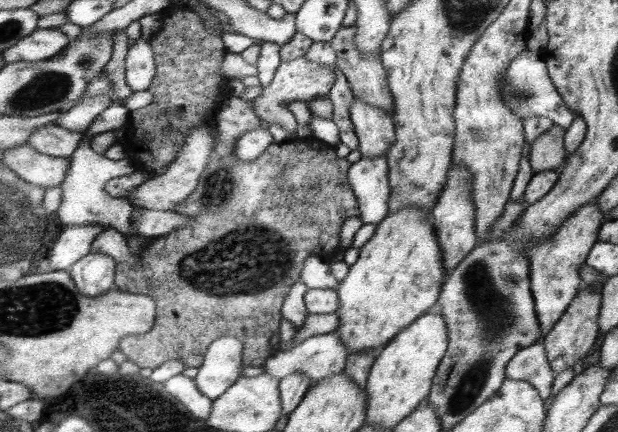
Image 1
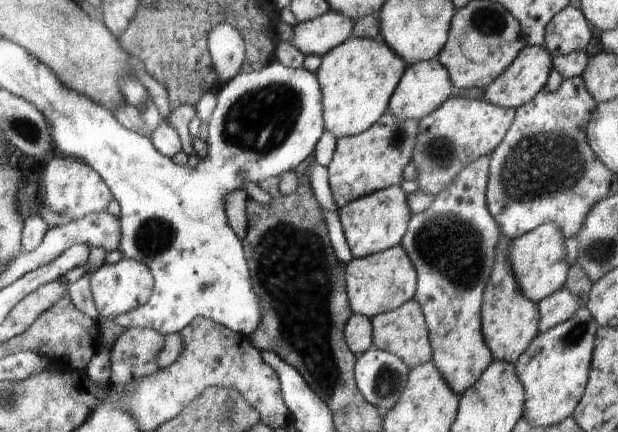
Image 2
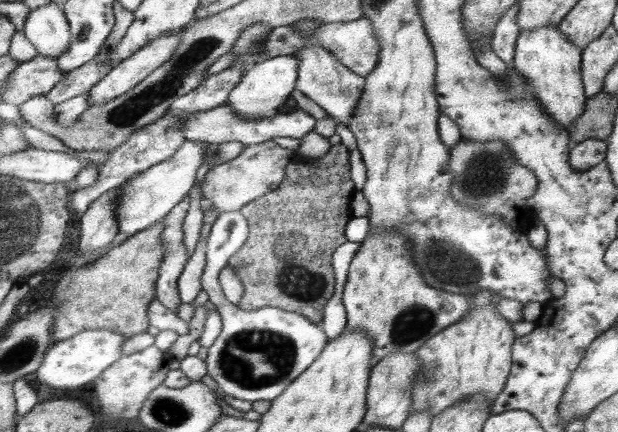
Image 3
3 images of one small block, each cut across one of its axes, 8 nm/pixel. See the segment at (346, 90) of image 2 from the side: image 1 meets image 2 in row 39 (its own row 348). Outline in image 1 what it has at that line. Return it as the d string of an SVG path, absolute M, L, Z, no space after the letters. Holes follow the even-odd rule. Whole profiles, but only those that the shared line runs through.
M411 205L393 211L377 225L375 235L360 247L359 260L350 267L346 280L338 287L340 308L337 311L341 322L334 327L349 348L349 354L367 349L383 349L393 337L427 314L431 306L440 299L442 287L448 278L444 250L441 249L436 226L431 221L432 211Z

